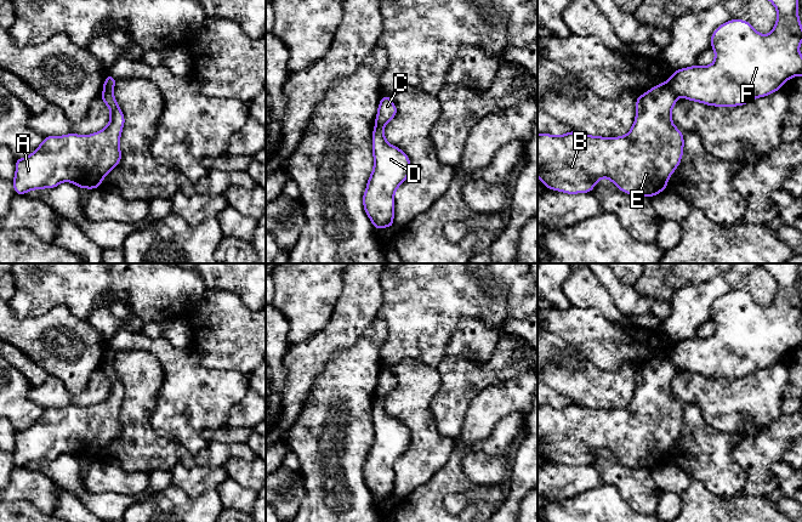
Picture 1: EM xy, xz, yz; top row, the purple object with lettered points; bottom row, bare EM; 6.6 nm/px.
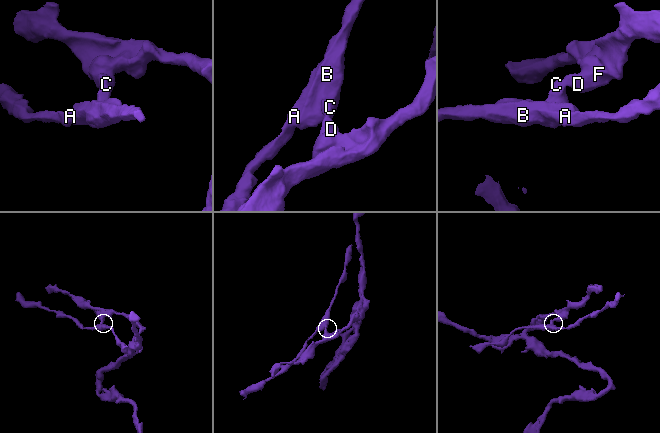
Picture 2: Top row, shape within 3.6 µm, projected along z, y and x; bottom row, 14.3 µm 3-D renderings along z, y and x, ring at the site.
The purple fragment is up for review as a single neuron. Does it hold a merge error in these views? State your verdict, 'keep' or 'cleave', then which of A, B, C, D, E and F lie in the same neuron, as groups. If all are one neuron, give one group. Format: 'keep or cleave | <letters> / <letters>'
cleave | A B C E / D F

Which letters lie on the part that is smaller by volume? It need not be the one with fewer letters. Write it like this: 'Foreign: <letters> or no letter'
Foreign: A, B, C, E

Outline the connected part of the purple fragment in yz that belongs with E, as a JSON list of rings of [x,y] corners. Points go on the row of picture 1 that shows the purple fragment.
[[[661,83],[636,101],[636,119],[628,134],[599,137],[575,131],[561,136],[537,135],[537,176],[546,188],[569,194],[588,193],[603,177],[630,195],[653,195],[666,189],[683,155],[683,134],[673,125],[671,112],[677,96]]]

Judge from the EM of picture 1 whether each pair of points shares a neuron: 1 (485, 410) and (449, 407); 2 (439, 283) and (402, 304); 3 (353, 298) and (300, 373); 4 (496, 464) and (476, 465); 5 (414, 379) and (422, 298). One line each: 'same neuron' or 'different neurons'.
1: different neurons
2: same neuron
3: same neuron
4: same neuron
5: different neurons

